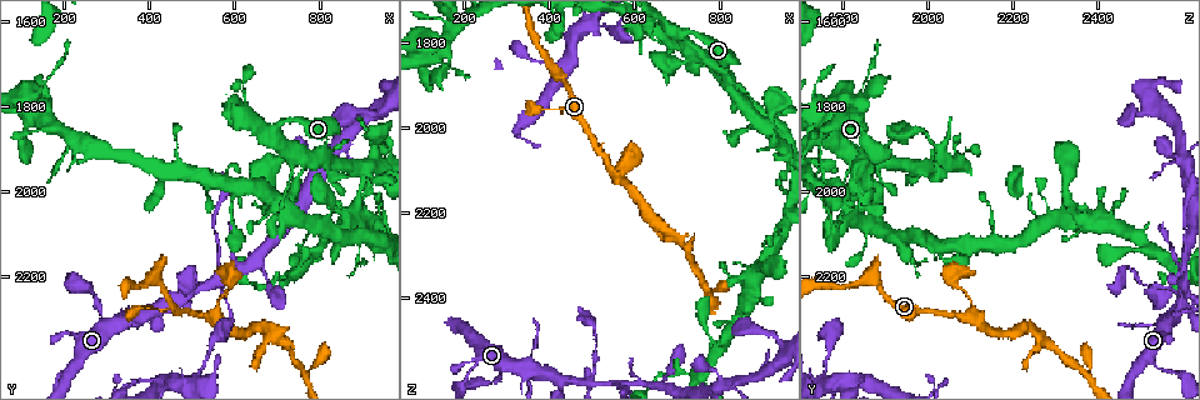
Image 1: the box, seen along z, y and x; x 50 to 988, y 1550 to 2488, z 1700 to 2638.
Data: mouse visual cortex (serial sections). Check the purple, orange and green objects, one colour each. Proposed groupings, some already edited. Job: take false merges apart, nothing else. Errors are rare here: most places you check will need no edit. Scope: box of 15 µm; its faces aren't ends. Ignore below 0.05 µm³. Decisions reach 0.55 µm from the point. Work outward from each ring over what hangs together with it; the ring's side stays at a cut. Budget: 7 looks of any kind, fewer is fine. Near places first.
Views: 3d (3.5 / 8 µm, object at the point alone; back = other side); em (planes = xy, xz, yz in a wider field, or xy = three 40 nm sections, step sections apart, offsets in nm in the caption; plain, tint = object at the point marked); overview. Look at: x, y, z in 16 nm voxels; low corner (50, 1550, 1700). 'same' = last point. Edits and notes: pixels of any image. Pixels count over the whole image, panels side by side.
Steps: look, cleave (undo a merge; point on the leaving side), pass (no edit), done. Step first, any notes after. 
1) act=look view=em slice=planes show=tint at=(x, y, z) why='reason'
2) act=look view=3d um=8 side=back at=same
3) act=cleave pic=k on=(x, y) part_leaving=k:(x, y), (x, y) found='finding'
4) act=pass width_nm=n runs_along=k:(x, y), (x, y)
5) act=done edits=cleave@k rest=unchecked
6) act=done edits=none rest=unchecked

act=look view=3d um=3.5 at=(565, 2205, 2600) why='sudden change in width'

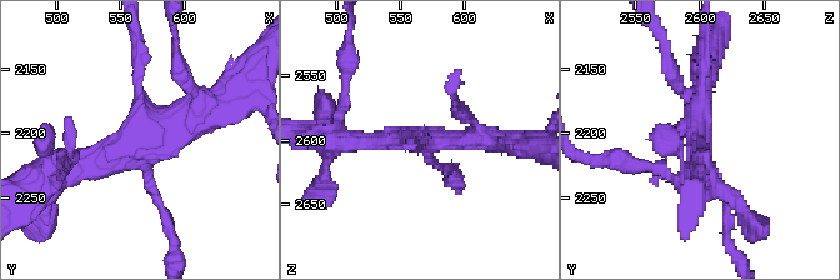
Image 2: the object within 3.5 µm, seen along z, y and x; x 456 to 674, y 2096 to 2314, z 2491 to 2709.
act=look view=em slice=xy step=1 show=tint at=(568, 2200, 2600) arms=4 arm_widths_nm=150,150,250,300

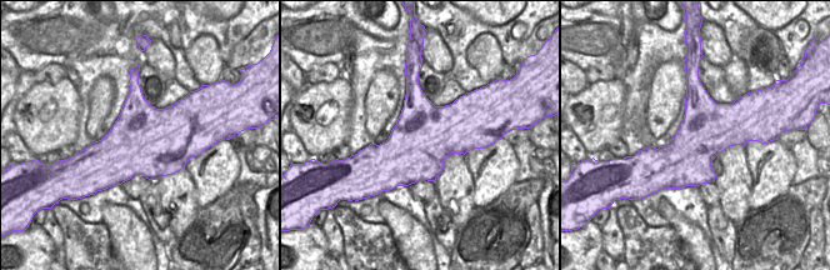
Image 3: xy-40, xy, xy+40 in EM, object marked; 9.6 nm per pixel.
act=pass runs_along=2:(70, 163), (224, 98) found='one cell here'

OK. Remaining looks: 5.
act=look view=3d um=3.5 side=back at=(745, 2045, 1840) why='arms run side by side'

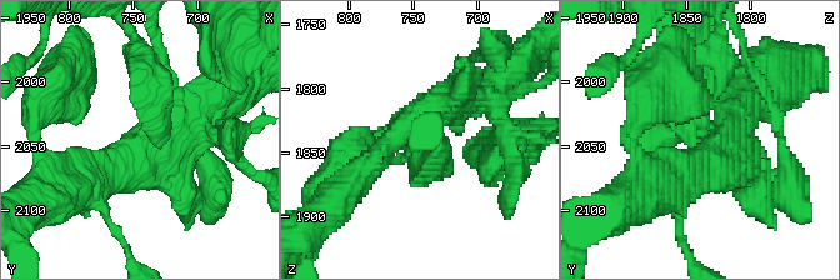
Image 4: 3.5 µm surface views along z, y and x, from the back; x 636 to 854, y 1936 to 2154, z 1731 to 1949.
act=look view=em slice=xy step=3 show=tint at=(740, 2042, 1834) why='need the tissue'

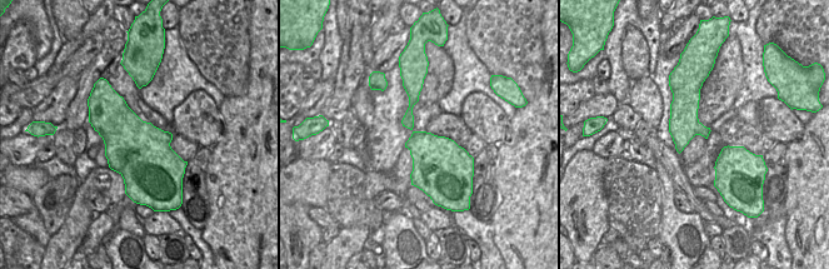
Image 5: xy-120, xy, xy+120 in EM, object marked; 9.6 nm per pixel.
act=pass runs_along=4:(144, 69), (159, 123), (94, 184) found='continuous, no second cell'

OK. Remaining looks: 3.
act=look view=3d um=3.5 at=(915, 2060, 2300) why='a fork'

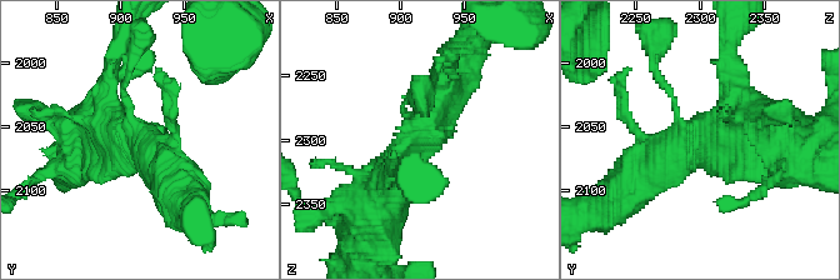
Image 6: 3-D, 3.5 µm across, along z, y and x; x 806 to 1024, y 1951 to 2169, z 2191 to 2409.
act=look view=em slice=xy step=2 show=tint at=(916, 2066, 2292) why='now the EM'

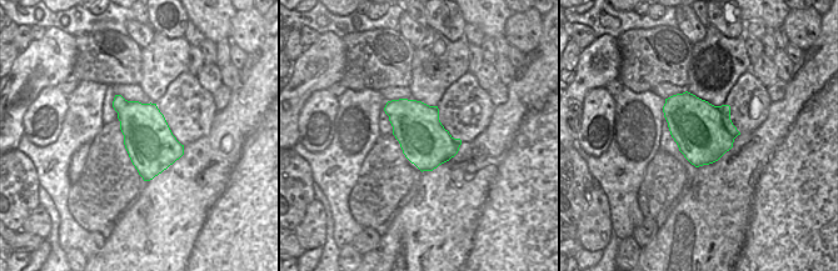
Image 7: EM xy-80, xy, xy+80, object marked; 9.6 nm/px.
act=pass found='all the same cell'

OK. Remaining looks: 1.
act=done edits=none rest=unchecked

